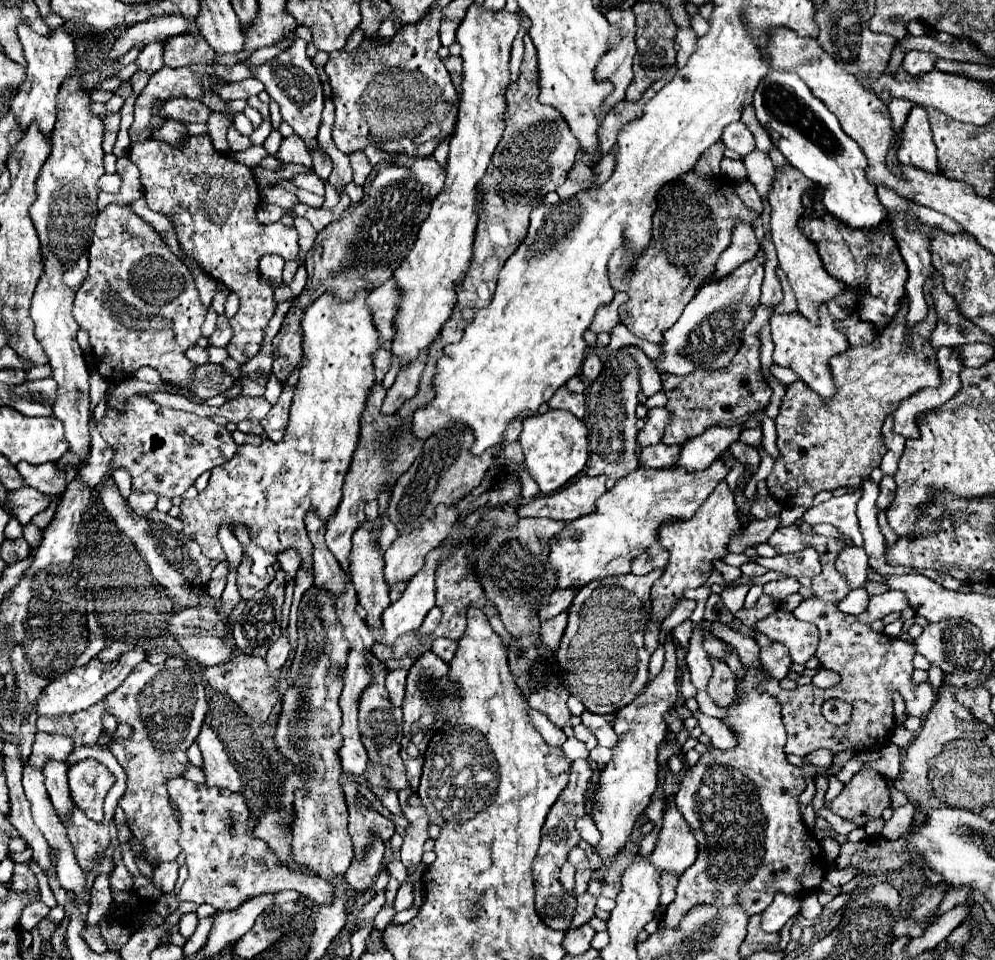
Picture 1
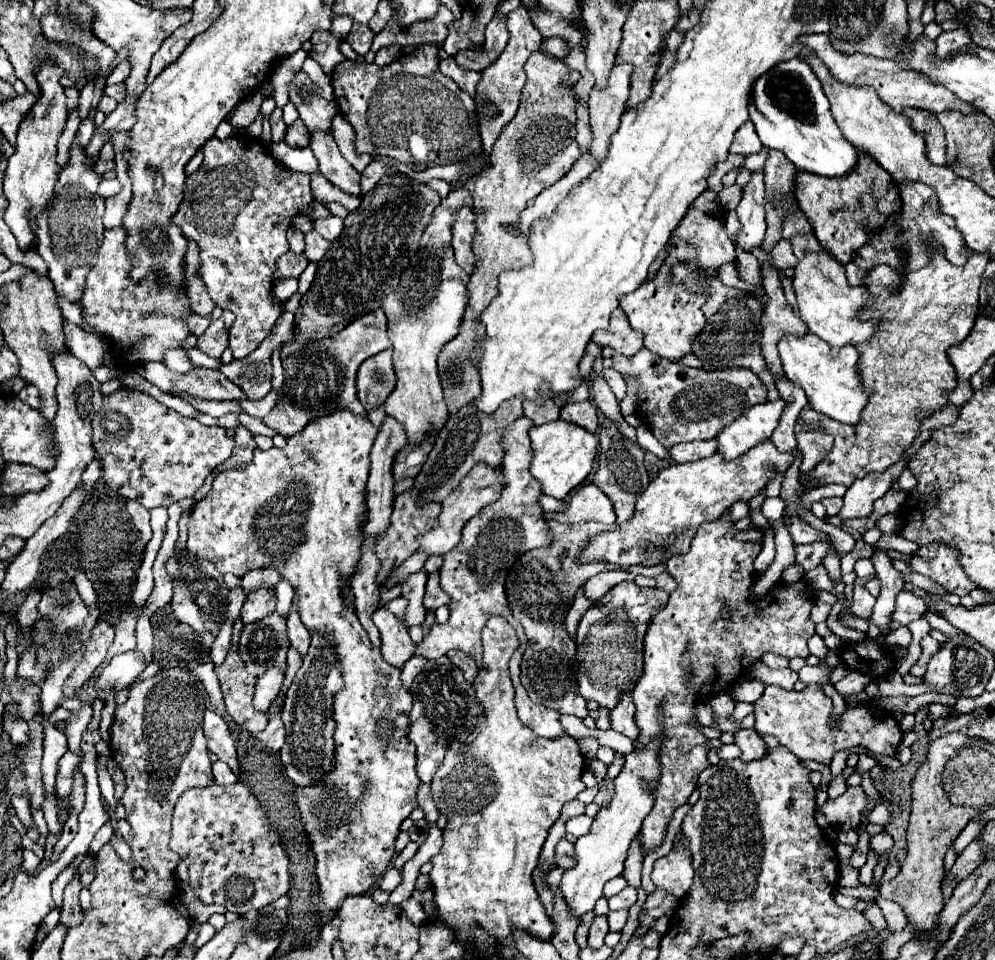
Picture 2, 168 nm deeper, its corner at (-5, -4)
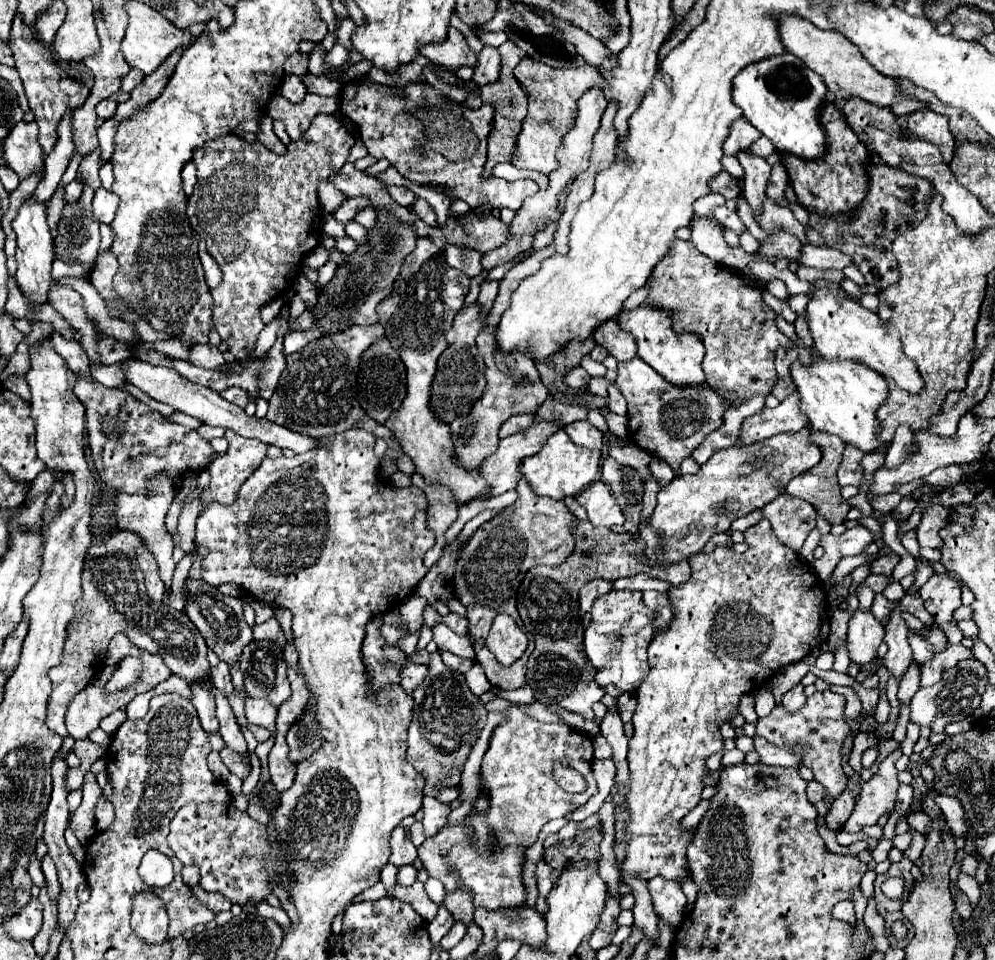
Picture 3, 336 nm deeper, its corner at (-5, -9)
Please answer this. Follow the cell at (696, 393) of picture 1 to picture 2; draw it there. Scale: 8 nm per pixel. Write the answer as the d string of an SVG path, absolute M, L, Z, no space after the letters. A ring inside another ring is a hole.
M640 349L634 357L624 357L624 355L614 355L614 369L620 371L622 375L634 375L640 381L640 391L638 391L638 413L642 413L642 417L646 419L648 425L652 425L652 433L654 437L668 449L676 443L684 443L684 441L706 441L706 439L714 439L716 433L720 429L724 429L726 425L730 425L734 419L738 419L744 409L754 407L758 403L766 401L766 393L768 387L760 381L760 377L756 373L752 373L746 367L734 367L734 369L726 369L726 377L720 377L720 371L706 371L706 369L692 369L692 367L682 367L680 363L672 363L666 361L662 357L658 357L656 353L650 353L648 349Z

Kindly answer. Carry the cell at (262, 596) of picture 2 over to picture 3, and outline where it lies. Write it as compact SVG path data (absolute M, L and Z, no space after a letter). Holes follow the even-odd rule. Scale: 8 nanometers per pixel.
M270 618L266 624L260 624L260 626L254 626L254 640L270 640L270 642L276 642L276 644L284 644L284 634L282 634L282 628L278 624L276 618Z

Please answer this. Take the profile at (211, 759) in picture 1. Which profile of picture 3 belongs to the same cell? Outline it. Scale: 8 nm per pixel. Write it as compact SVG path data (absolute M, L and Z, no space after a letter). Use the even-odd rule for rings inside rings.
M192 686L192 704L198 712L200 724L206 732L218 732L218 718L214 710L214 694L206 686Z

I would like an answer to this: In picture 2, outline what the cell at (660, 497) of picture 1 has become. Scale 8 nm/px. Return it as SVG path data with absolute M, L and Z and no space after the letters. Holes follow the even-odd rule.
M764 441L734 461L724 461L722 455L714 453L710 459L670 465L658 471L654 479L650 479L648 487L638 497L636 511L626 521L626 527L620 525L616 531L594 535L578 555L578 561L606 561L618 565L620 569L632 565L666 563L672 555L688 551L698 525L718 519L736 499L750 501L758 491L766 487L778 469L786 471L792 461L792 453L780 453L772 441Z

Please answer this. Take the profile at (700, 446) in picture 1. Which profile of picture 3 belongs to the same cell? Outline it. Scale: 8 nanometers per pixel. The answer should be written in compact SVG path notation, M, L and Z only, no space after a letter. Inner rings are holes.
M798 392L790 394L780 406L764 408L762 412L746 418L742 424L742 434L738 444L742 442L760 442L774 434L782 432L798 432L808 424L808 418L798 408Z

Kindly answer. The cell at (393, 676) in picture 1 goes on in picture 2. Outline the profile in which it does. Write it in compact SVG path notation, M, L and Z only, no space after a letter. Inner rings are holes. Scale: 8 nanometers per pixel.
M412 657L410 661L406 661L406 665L402 667L402 673L400 673L402 685L406 685L406 689L410 689L414 677L424 669L424 665L426 665L426 659L422 659L422 657Z

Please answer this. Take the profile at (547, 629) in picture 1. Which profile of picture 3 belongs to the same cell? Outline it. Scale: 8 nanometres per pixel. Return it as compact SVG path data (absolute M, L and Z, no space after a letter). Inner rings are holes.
M602 578L592 580L592 582L588 582L586 586L582 586L582 590L580 590L580 610L582 610L582 620L584 620L584 624L590 622L590 608L592 608L592 604L594 604L594 600L596 600L598 596L602 596L604 592L610 592L612 588L614 588L614 582L602 580Z

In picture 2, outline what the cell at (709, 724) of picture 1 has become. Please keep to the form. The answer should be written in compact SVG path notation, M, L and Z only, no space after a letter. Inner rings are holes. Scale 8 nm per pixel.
M738 729L734 731L734 745L742 749L742 761L754 761L766 755L766 745L762 737L754 729Z

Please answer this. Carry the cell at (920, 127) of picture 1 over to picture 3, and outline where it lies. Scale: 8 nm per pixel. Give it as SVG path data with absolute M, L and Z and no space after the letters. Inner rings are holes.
M922 108L922 110L916 110L916 112L908 114L906 124L908 124L908 130L918 140L936 144L940 148L942 156L944 156L944 162L950 162L954 158L956 140L954 140L954 134L948 128L948 118L946 116L936 114L930 108Z

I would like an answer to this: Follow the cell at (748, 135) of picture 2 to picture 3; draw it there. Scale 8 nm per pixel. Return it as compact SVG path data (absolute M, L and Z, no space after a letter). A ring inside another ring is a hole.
M738 118L738 122L734 122L734 126L730 126L730 134L726 138L726 142L722 144L724 154L736 154L738 150L750 148L762 134L746 120L746 118Z

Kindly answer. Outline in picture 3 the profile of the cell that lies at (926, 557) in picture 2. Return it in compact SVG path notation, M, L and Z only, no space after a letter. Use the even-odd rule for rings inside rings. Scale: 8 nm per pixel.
M934 574L922 588L920 596L926 610L932 614L934 622L946 632L950 644L962 644L962 632L954 620L954 610L960 608L960 584L948 574Z

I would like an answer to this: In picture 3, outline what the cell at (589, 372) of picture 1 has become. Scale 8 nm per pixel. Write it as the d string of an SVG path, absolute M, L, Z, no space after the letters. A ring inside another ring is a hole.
M614 384L608 388L608 406L612 412L626 416L626 400L622 398L622 394L618 392L618 388Z

